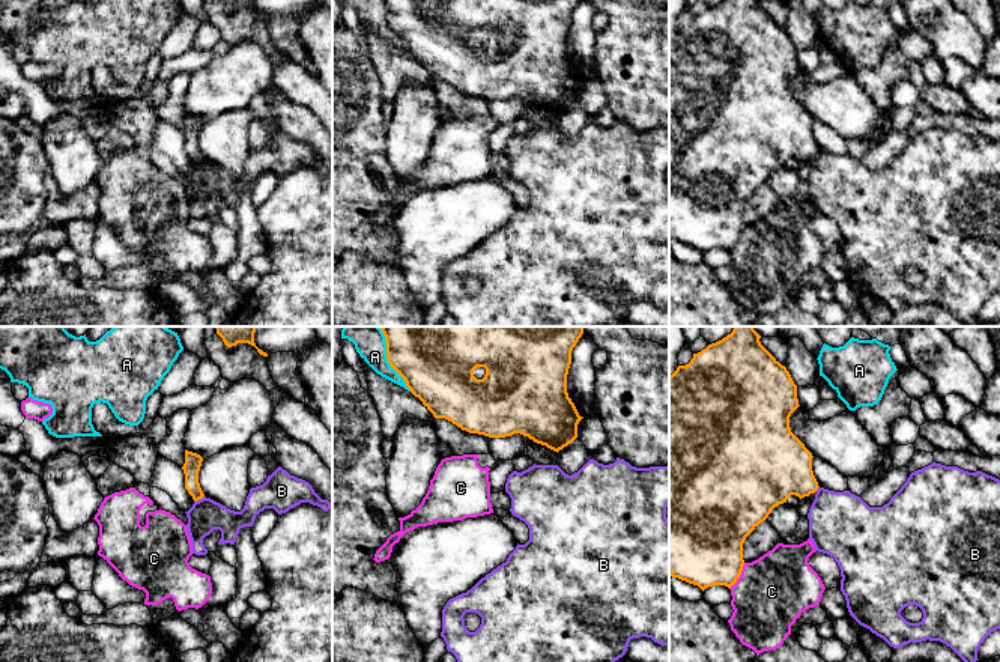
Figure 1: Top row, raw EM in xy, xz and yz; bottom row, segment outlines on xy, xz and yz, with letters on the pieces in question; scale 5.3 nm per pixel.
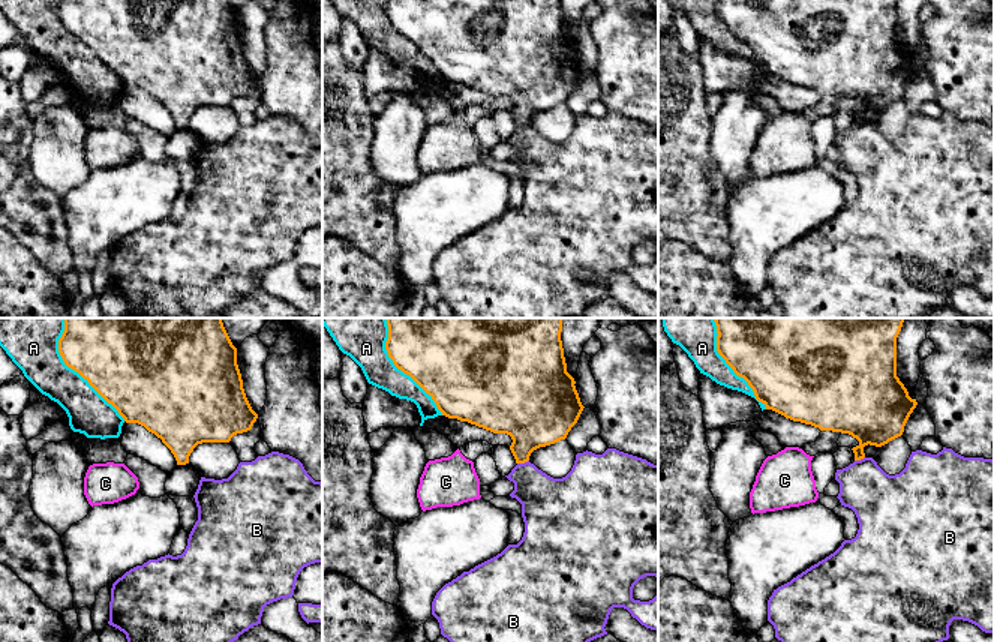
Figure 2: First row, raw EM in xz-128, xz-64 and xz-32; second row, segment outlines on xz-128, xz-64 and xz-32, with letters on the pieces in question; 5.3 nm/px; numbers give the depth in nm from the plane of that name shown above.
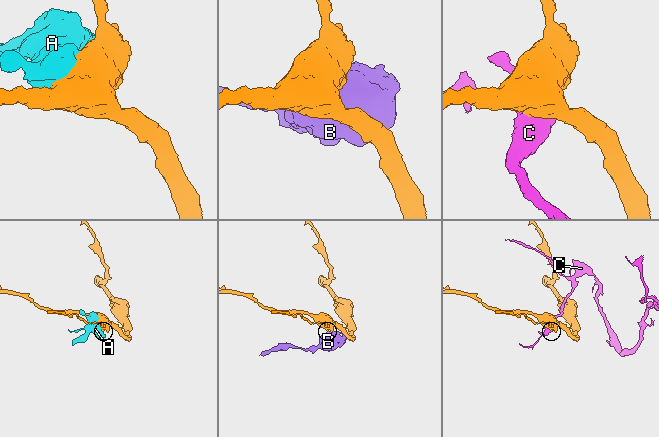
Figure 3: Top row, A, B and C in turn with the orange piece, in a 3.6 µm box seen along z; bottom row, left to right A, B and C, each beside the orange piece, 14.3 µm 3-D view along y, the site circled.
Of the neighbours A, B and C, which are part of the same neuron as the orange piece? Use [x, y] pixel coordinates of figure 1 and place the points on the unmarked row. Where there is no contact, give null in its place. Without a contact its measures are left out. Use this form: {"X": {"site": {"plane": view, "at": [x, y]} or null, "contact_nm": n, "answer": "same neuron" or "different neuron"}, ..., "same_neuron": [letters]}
{"A": {"site": {"plane": "xz", "at": [390, 27]}, "contact_nm": 320, "answer": "different neuron"}, "B": {"site": {"plane": "xy", "at": [199, 161]}, "contact_nm": 70, "answer": "different neuron"}, "C": {"site": {"plane": "yz", "at": [739, 239]}, "contact_nm": 170, "answer": "different neuron"}, "same_neuron": []}

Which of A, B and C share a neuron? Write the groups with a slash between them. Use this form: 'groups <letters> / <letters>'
groups A / B / C

